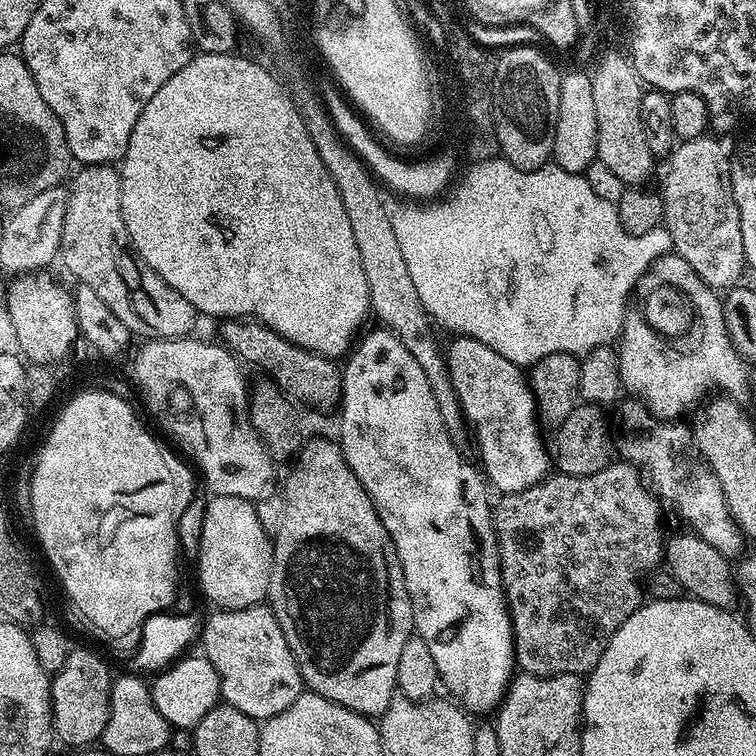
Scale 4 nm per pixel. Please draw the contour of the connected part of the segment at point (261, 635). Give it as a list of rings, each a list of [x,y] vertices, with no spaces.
[[[271,607],[216,610],[203,621],[203,640],[202,654],[220,675],[223,703],[242,710],[250,719],[263,722],[274,714],[282,714],[305,691],[306,685],[286,642],[286,634],[282,634],[282,626],[278,626]]]

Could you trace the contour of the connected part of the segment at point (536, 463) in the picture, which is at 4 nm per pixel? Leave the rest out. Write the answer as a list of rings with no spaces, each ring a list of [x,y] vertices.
[[[457,335],[452,345],[446,348],[447,364],[449,368],[450,381],[454,386],[454,393],[457,394],[458,402],[461,404],[461,410],[464,412],[464,419],[467,420],[467,426],[474,433],[474,444],[480,447],[479,467],[482,469],[483,475],[486,477],[487,483],[493,489],[497,488],[497,493],[507,494],[510,492],[521,492],[522,490],[530,490],[530,486],[538,486],[543,480],[547,480],[550,475],[550,448],[544,445],[544,440],[540,437],[541,425],[538,423],[538,413],[536,410],[536,395],[532,393],[532,386],[527,375],[522,373],[521,365],[510,362],[506,358],[502,358],[502,354],[498,354],[494,350],[490,350],[490,346],[486,346],[482,342],[478,342],[469,336]]]

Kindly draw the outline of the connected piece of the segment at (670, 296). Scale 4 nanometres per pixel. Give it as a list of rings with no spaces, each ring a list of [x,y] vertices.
[[[669,254],[658,258],[640,280],[634,307],[624,318],[624,329],[618,341],[620,382],[627,391],[628,388],[632,391],[629,393],[633,397],[643,400],[649,412],[659,420],[676,422],[679,416],[687,417],[705,397],[717,390],[733,398],[740,398],[747,390],[750,364],[732,345],[724,325],[723,310],[724,301],[717,289],[698,278],[694,266],[681,256]]]

